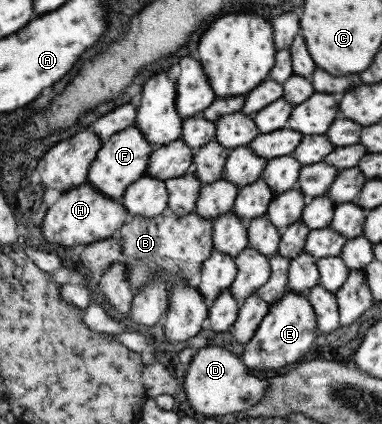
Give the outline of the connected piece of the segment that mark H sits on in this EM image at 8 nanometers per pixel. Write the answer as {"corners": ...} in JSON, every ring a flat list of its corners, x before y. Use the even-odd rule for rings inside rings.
{"corners":[[85,181,81,186,61,194,54,204,46,209,41,223,41,235,44,241,51,245,61,245,66,248,87,246,89,243,115,236,128,218,127,211,119,201,97,194,92,185,89,186]]}

